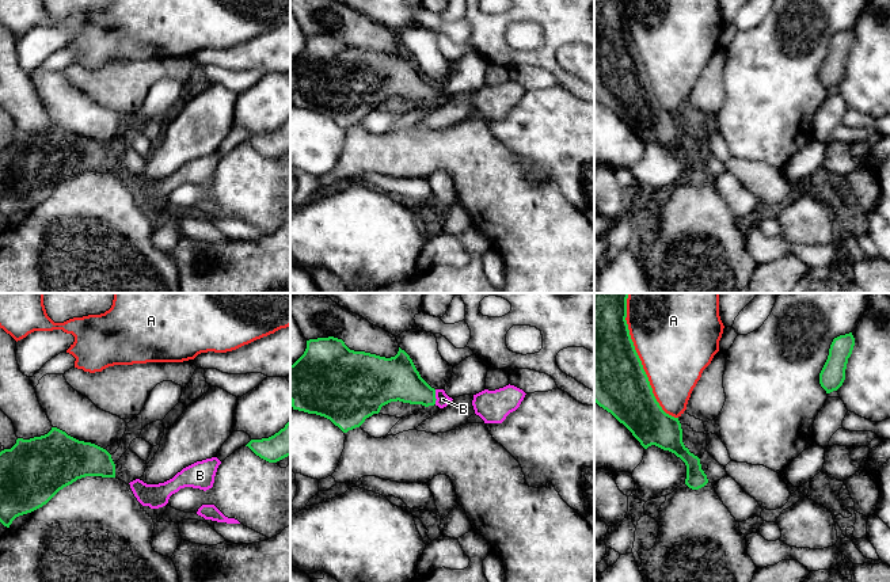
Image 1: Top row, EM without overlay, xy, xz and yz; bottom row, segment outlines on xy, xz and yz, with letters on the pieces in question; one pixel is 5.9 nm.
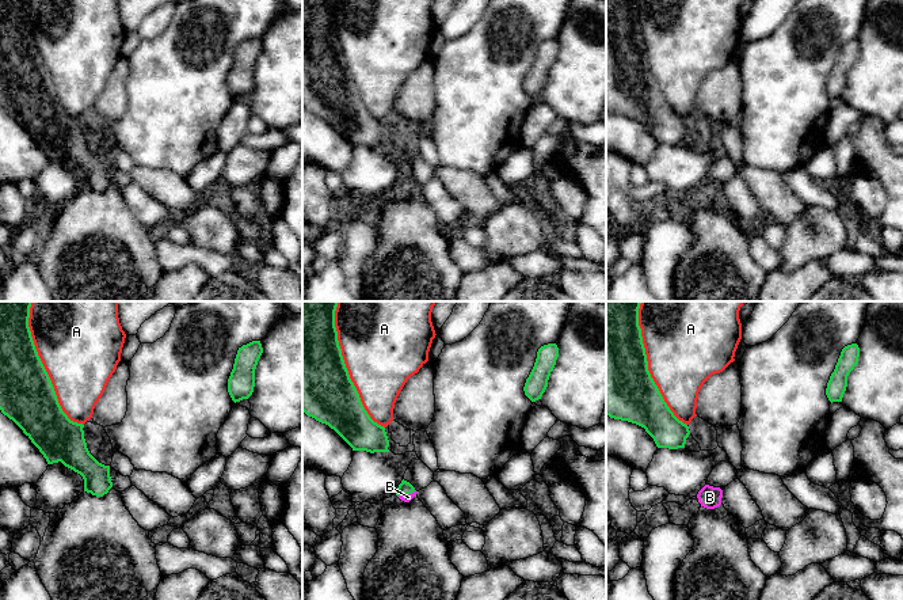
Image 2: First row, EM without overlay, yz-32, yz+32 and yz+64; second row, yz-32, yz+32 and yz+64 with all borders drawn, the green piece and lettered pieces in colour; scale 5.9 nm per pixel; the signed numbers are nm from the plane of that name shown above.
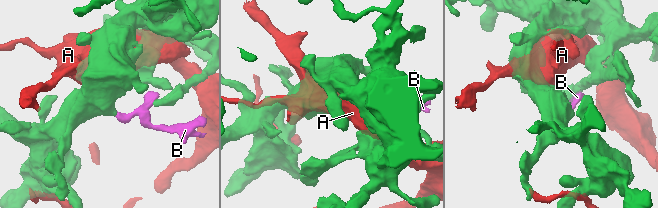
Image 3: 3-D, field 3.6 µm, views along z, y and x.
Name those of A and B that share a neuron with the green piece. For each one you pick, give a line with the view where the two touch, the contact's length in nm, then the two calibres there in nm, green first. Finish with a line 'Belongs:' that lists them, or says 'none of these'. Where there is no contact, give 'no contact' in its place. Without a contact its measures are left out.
B: meets green in xz; contact 90 nm long; 260 nm thick on the green side, 80 nm on the other
Belongs: B

